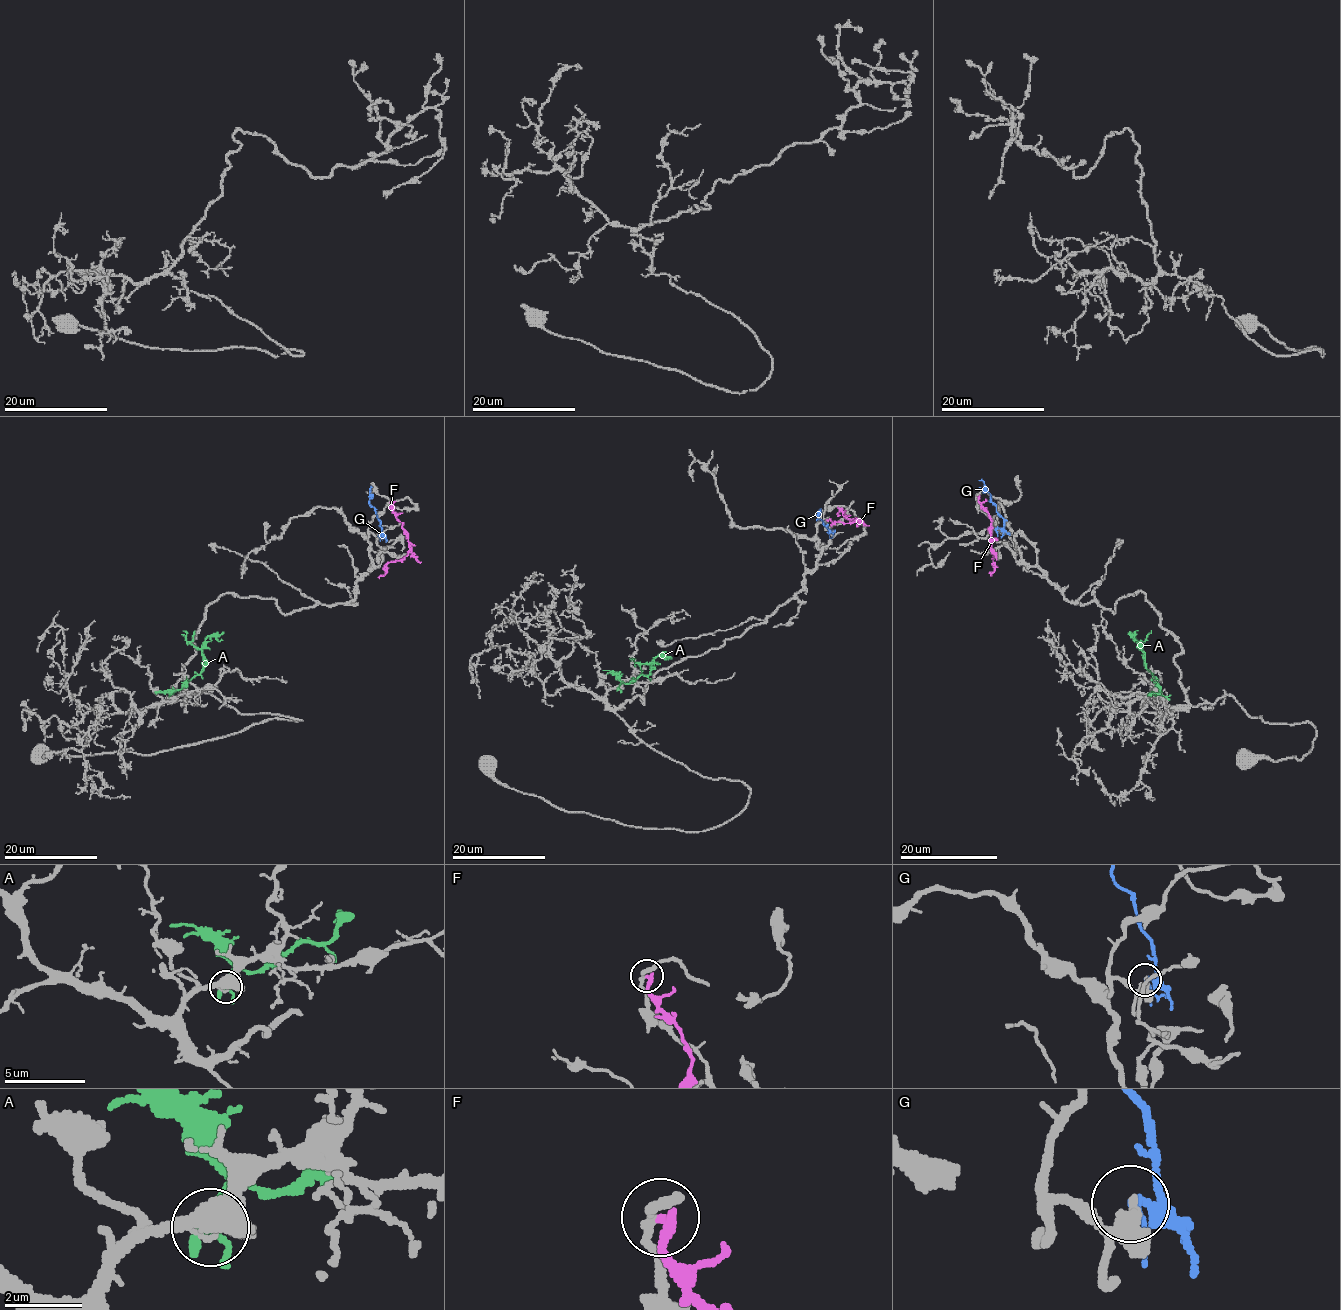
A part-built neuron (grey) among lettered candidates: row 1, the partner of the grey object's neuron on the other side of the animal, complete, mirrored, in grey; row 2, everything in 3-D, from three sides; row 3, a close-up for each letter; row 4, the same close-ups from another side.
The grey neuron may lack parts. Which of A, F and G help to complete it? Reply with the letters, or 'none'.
none

